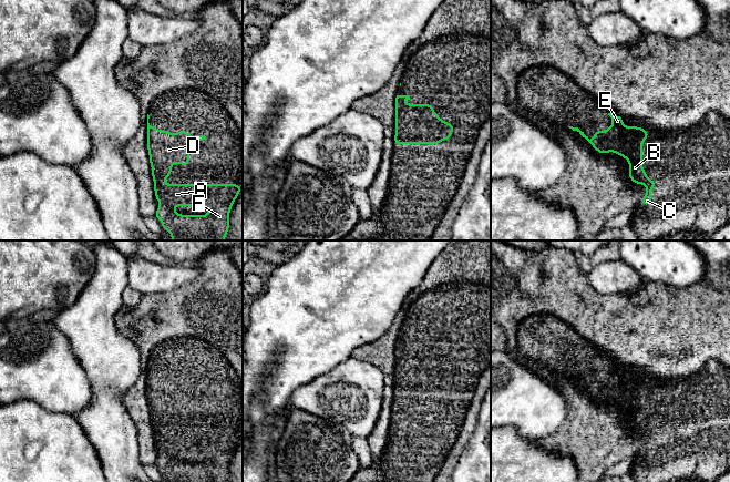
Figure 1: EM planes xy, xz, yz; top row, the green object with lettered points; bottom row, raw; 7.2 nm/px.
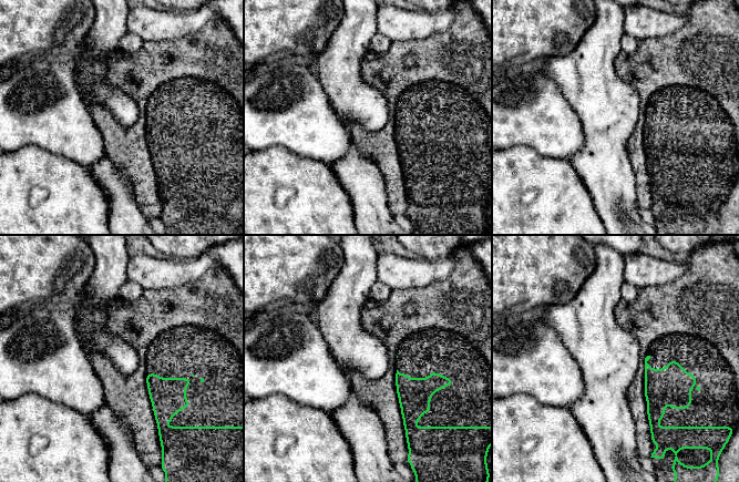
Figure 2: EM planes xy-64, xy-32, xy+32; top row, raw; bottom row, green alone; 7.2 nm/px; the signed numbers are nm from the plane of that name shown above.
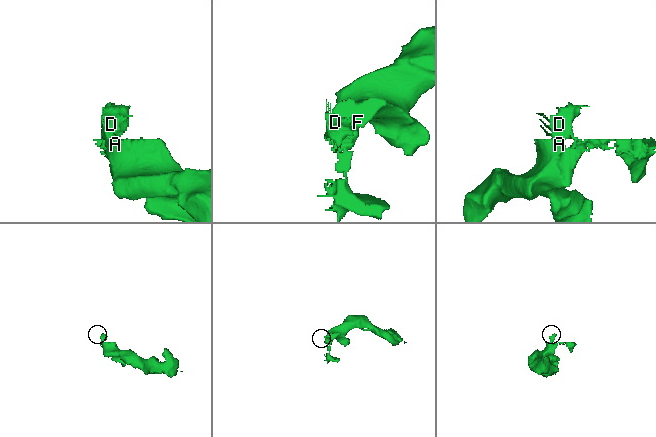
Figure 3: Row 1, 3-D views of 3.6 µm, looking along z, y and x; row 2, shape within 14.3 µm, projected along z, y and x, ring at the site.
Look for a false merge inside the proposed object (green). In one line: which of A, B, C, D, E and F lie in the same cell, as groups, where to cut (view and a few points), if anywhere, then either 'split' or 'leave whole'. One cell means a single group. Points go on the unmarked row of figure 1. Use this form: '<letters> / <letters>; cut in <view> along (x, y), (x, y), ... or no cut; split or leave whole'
A B C D E F; no cut; leave whole

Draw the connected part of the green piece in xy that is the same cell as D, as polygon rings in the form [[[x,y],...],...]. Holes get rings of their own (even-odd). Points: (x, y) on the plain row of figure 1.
[[[147,362],[147,400],[150,402],[156,450],[162,451],[161,454],[157,454],[155,463],[157,469],[163,469],[161,476],[166,476],[169,482],[227,482],[229,479],[230,457],[243,434],[238,432],[164,432],[163,429],[172,422],[172,412],[179,411],[183,414],[187,414],[189,412],[189,394],[205,388],[206,384],[195,383],[192,387],[188,379],[178,379],[173,383],[169,379],[160,379],[156,375],[151,375],[148,367],[150,363]],[[174,454],[204,454],[210,462],[179,463],[173,458]]]

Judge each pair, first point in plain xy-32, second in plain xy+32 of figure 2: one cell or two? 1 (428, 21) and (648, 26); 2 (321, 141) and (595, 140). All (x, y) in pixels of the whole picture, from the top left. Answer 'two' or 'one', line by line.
1: one
2: two

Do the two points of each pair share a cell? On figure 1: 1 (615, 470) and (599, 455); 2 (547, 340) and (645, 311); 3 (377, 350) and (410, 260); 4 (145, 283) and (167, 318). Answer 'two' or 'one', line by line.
1: two
2: two
3: two
4: two

